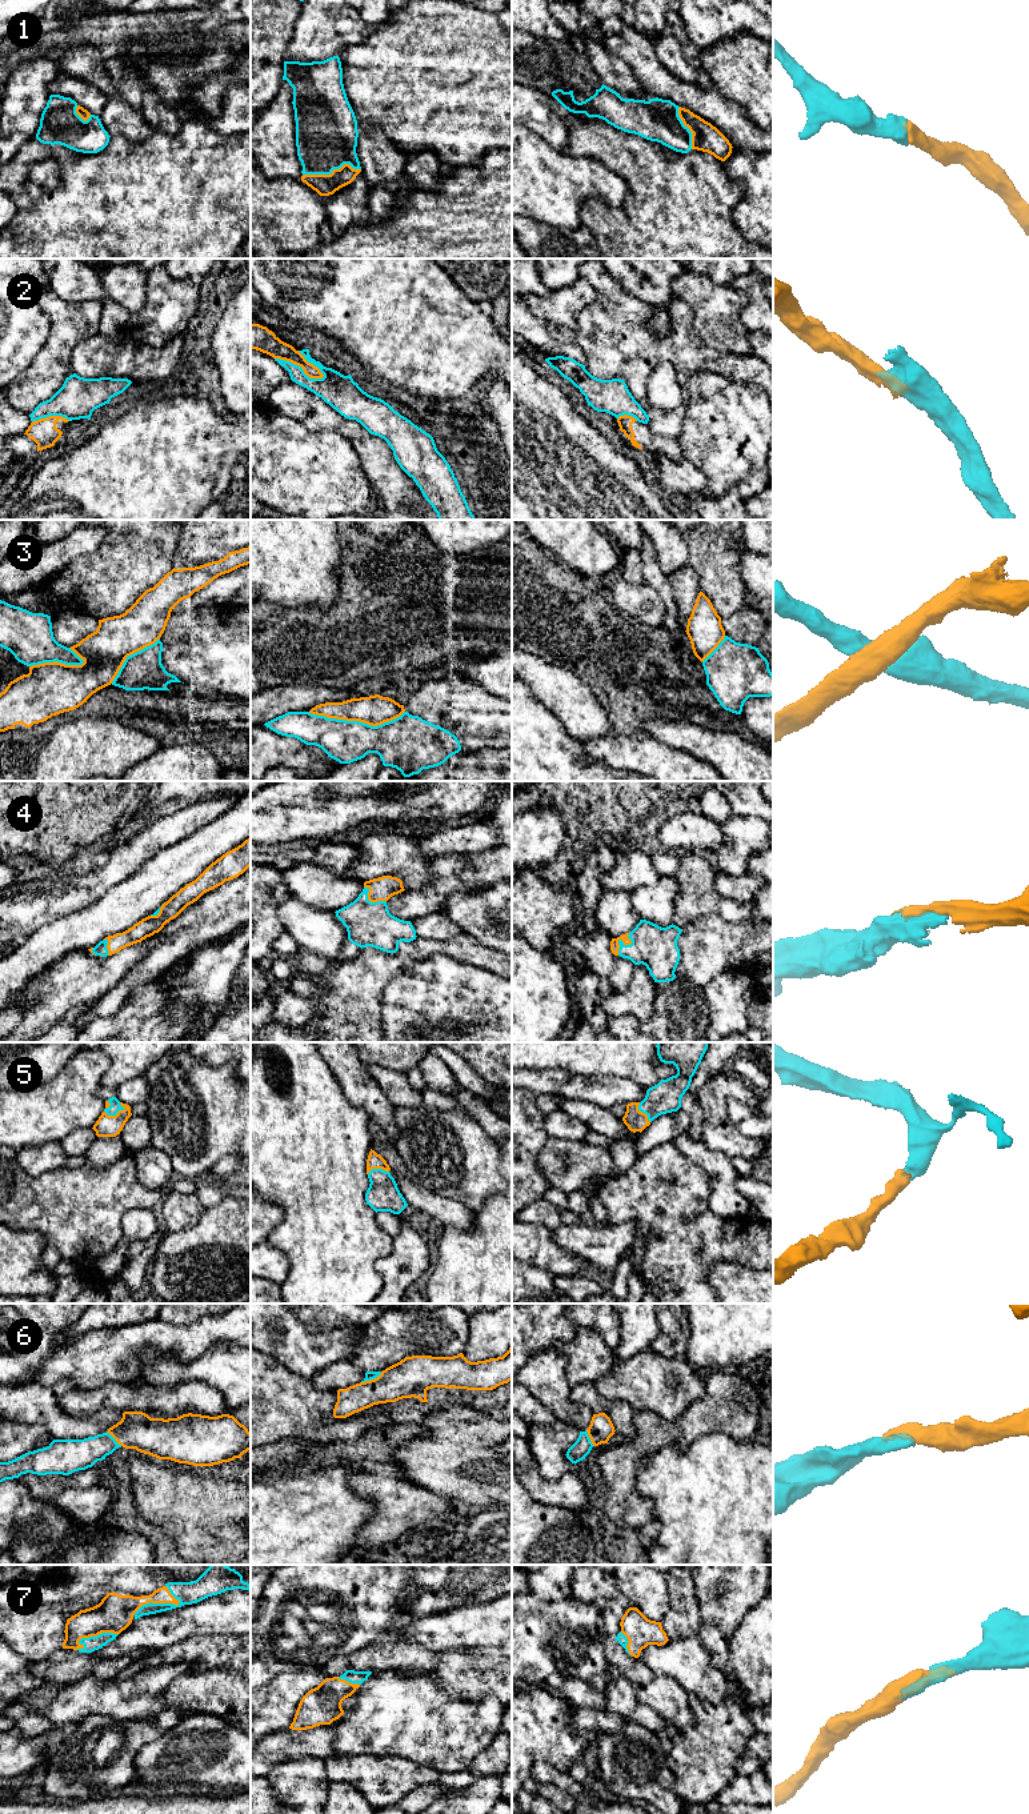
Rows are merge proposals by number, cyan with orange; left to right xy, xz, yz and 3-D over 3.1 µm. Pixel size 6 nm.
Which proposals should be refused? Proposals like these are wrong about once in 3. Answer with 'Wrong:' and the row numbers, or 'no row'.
Wrong: 2, 3

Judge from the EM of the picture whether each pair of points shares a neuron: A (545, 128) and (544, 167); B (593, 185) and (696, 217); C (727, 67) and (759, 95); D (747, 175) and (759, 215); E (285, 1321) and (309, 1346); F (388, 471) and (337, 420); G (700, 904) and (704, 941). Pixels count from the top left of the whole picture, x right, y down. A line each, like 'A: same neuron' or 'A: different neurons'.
A: different neurons
B: different neurons
C: same neuron
D: same neuron
E: same neuron
F: same neuron
G: different neurons

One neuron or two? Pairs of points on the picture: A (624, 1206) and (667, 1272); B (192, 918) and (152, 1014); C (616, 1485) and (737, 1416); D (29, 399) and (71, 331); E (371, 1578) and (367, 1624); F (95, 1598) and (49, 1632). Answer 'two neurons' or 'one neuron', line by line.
A: one neuron
B: two neurons
C: one neuron
D: one neuron
E: one neuron
F: one neuron

